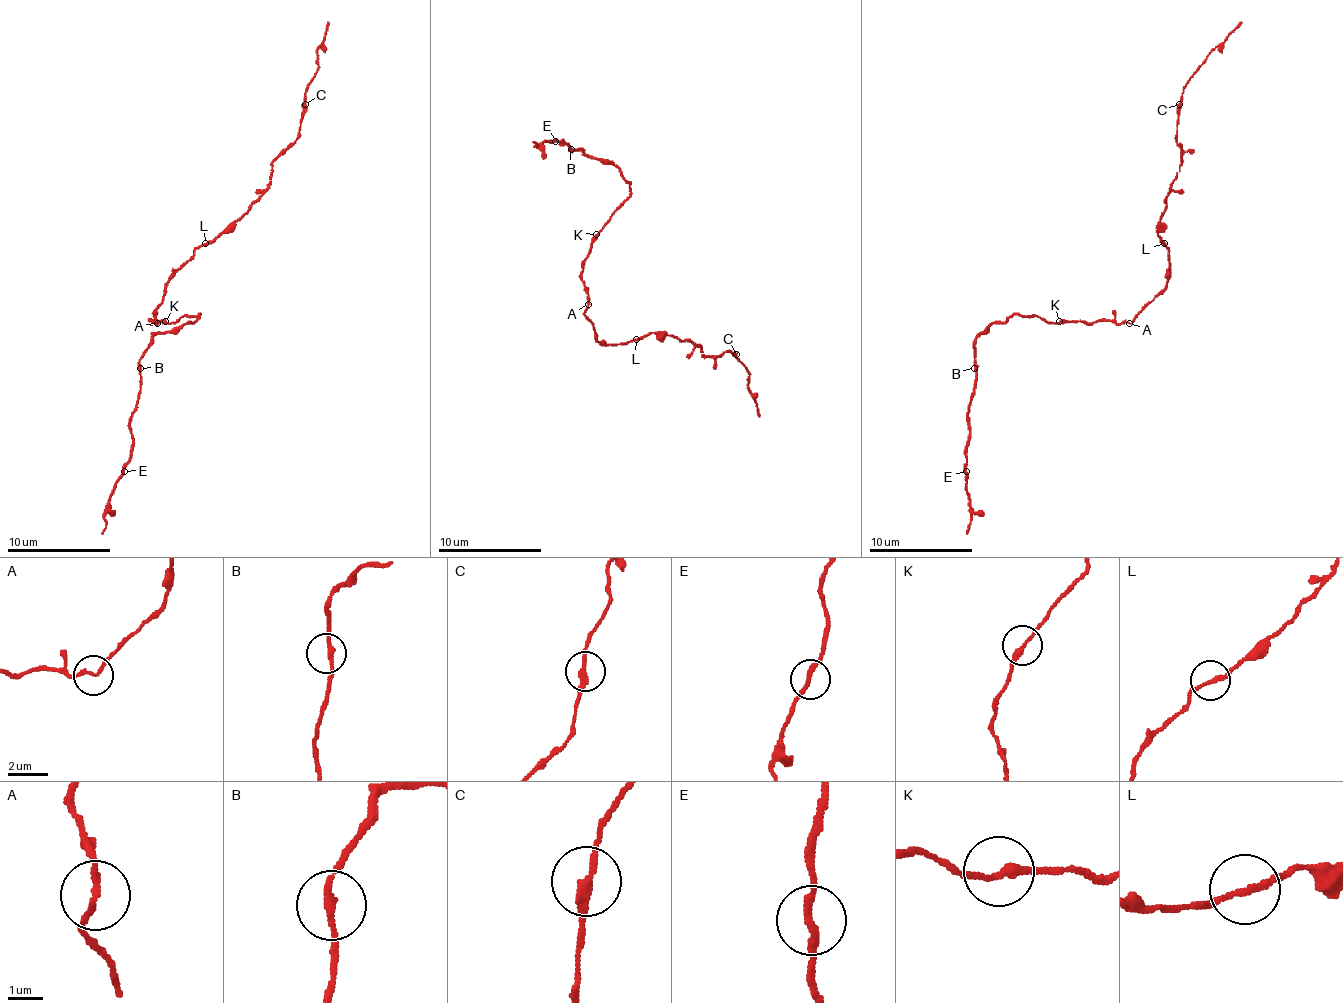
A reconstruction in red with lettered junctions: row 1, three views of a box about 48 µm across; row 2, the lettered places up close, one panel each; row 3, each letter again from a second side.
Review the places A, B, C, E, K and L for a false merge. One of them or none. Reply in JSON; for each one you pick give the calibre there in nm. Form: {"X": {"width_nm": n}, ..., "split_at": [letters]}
{"split_at": []}

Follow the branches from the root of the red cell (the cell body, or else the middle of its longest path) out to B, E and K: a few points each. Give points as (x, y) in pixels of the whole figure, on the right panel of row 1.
B: (1123, 321), (1118, 324), (1046, 321), (1038, 316), (1012, 314), (1004, 321), (994, 321), (976, 339), (974, 368)
E: (1123, 321), (1046, 321), (1020, 314), (994, 321), (976, 339), (976, 388), (968, 406), (966, 471)
K: (1123, 321), (1118, 324), (1059, 321)

